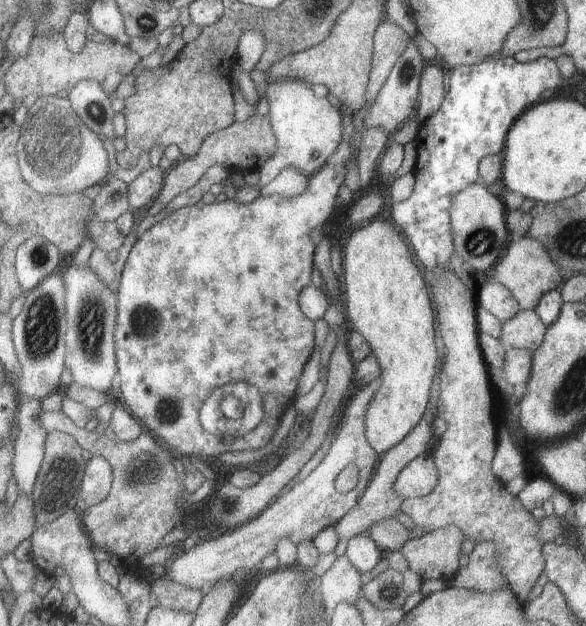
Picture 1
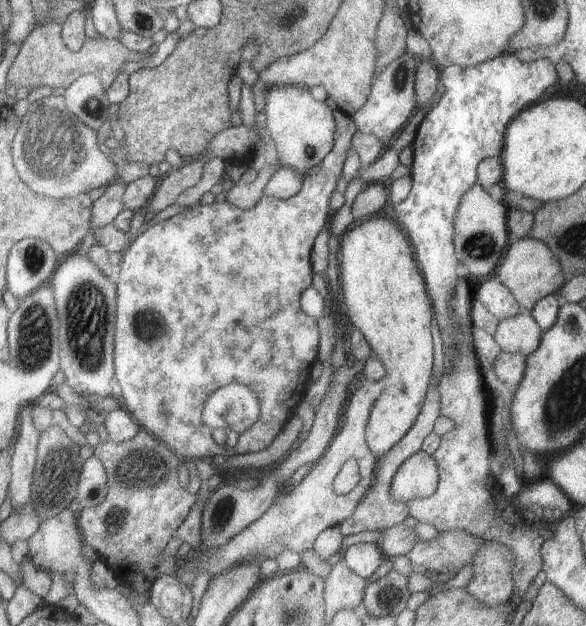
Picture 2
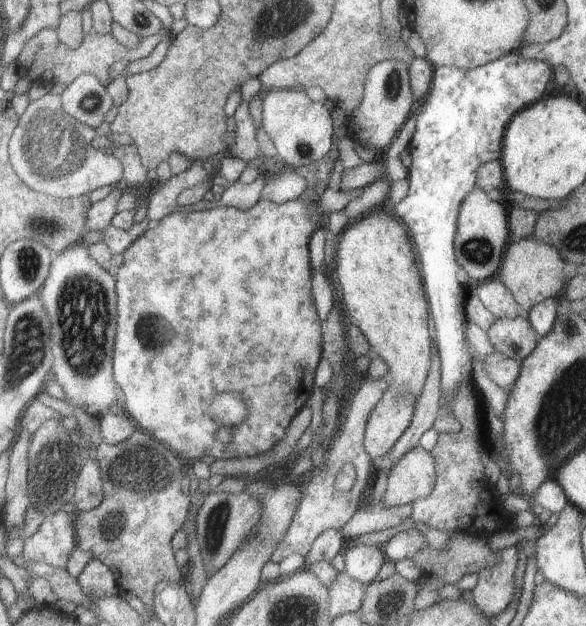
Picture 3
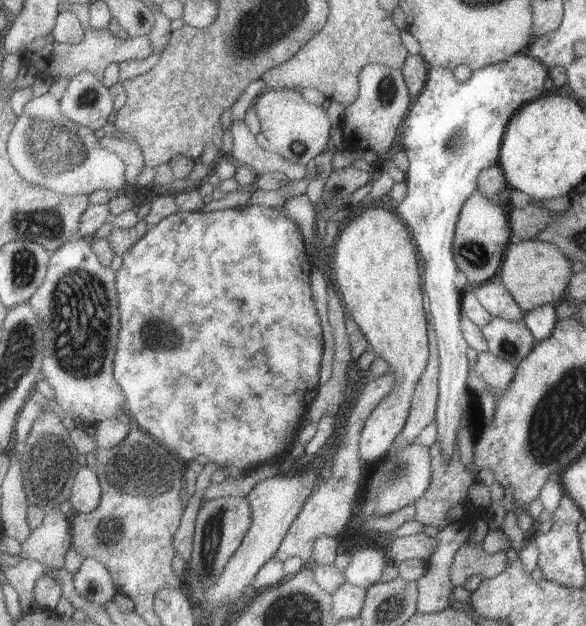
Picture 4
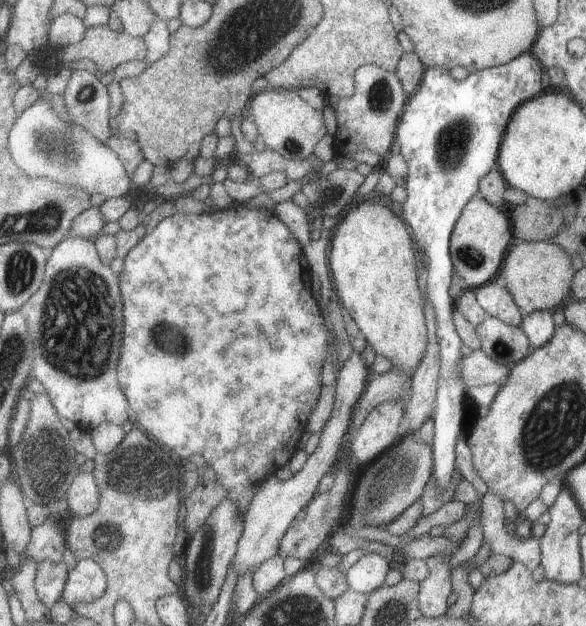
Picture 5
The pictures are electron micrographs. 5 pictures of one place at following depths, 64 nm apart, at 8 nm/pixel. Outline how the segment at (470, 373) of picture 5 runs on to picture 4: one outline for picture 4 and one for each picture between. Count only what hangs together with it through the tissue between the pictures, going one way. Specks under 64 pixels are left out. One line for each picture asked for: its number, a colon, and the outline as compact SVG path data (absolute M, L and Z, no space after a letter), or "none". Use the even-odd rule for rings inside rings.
4: M485 352L485 354L477 354L477 374L483 378L483 382L487 382L489 386L493 386L497 392L505 392L515 376L515 364L501 360L499 356Z

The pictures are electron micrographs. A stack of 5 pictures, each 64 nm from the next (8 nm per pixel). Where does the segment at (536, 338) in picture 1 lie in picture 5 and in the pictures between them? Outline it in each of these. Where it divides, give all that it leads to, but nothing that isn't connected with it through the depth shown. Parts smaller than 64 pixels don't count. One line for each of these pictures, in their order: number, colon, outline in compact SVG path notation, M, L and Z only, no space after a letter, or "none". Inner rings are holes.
2: M521 310L521 314L499 322L493 334L493 340L501 346L503 352L521 352L529 356L539 348L541 336L543 336L543 330L539 328L531 312Z
3: M501 318L495 320L493 326L487 330L487 336L491 344L495 346L495 352L501 352L509 358L517 358L523 362L537 346L539 336L529 324L527 318Z
4: M493 318L487 326L481 328L481 334L485 336L491 354L515 366L533 350L537 342L523 320L507 322L501 318Z
5: M497 318L483 320L477 328L481 350L503 366L515 366L531 352L531 342L521 326L509 326Z

